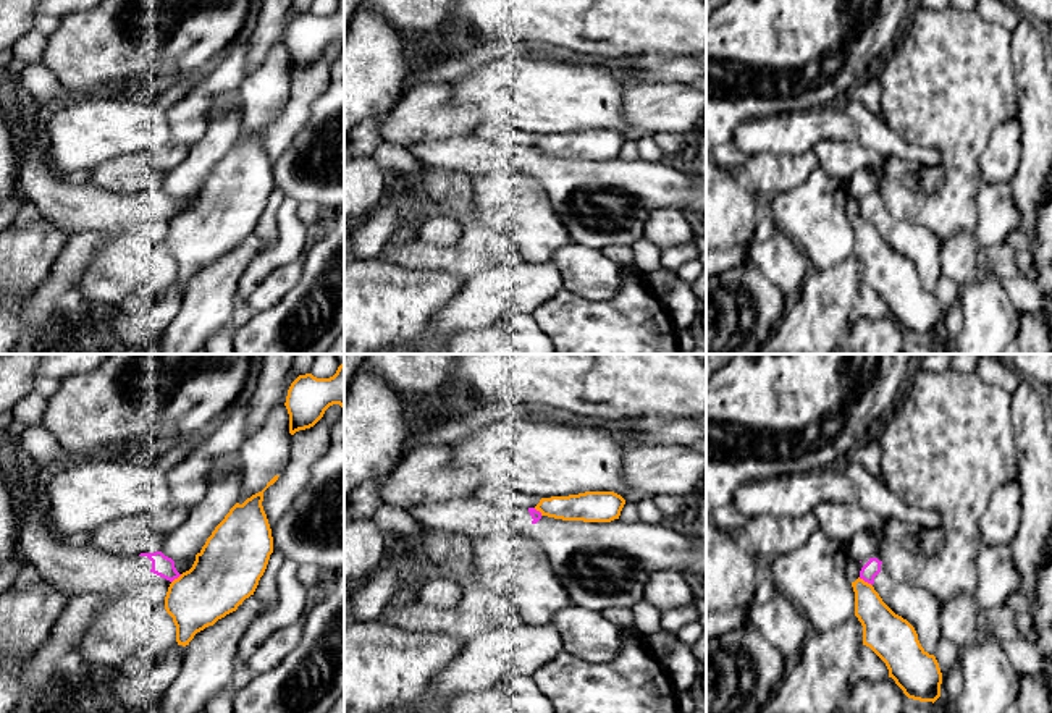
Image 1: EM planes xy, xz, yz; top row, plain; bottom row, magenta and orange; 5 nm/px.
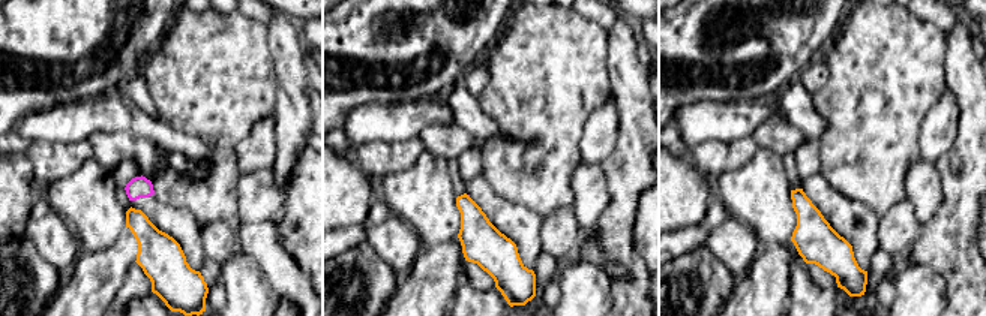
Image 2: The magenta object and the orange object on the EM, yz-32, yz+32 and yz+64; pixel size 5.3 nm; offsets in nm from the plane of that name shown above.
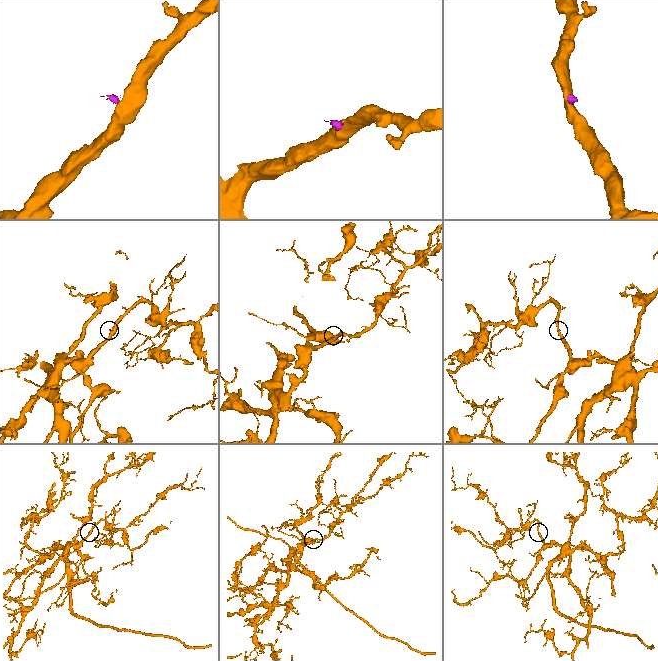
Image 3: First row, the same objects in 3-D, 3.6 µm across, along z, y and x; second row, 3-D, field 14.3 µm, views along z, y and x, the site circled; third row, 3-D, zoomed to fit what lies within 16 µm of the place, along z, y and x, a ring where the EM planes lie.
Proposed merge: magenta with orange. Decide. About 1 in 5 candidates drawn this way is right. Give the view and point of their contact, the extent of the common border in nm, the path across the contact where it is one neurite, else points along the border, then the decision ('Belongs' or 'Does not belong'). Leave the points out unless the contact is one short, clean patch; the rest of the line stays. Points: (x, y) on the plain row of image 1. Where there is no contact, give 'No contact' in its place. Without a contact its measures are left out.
Touches magenta at yz (865, 219). Shared border 80 nm. Does not belong

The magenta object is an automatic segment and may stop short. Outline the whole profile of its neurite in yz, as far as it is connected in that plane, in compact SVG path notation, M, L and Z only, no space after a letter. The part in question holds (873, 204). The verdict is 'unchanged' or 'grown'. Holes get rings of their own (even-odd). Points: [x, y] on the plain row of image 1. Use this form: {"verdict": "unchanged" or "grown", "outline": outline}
{"verdict": "grown", "outline": "M879 189L860 200L860 217L871 221L882 239L916 268L924 289L934 293L940 273L940 239L928 228L894 217Z"}

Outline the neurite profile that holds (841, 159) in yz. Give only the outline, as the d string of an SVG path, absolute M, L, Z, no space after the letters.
M821 141L813 152L819 167L840 183L858 170L869 168L877 179L884 171L884 155L866 149L860 141Z

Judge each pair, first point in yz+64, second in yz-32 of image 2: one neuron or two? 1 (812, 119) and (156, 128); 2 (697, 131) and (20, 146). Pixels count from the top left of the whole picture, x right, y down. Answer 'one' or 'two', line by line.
1: one
2: two

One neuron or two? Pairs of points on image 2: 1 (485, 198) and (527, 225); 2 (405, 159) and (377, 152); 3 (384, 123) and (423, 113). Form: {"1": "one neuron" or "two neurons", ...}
{"1": "one neuron", "2": "one neuron", "3": "one neuron"}

